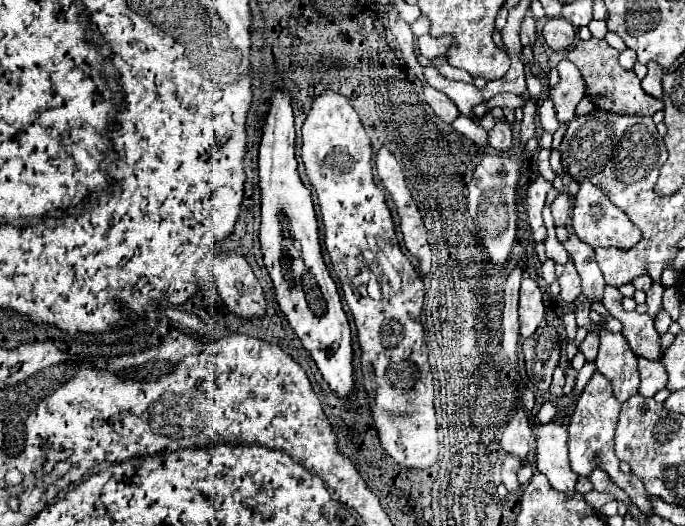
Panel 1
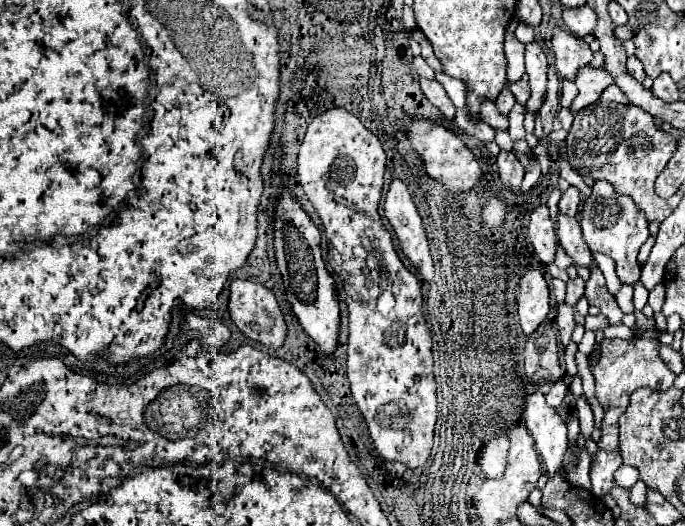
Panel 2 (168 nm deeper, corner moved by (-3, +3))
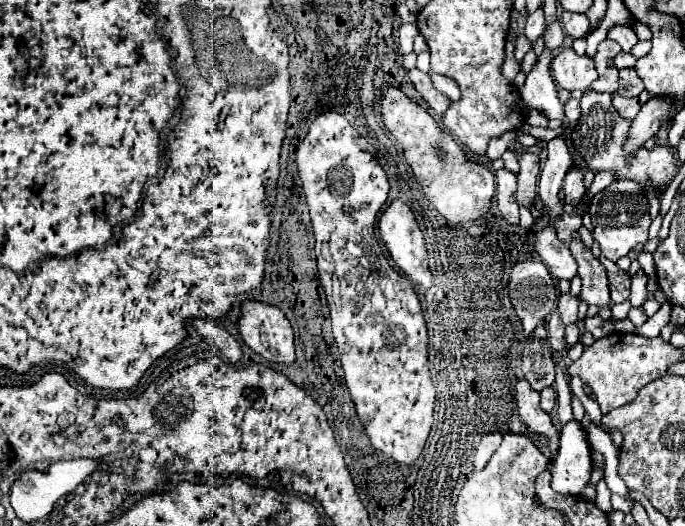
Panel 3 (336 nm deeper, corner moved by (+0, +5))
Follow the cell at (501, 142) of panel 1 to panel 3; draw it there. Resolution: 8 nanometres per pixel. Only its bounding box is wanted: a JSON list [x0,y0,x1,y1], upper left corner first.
[497,168,519,224]

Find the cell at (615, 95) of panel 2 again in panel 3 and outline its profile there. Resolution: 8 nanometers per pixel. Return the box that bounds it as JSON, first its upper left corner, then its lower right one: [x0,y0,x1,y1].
[613,94,641,122]

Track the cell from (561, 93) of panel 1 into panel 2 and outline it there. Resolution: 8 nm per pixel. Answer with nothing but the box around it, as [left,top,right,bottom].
[570,68,614,114]

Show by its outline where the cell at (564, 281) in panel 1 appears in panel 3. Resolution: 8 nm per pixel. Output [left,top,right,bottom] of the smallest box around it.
[557,294,579,326]

